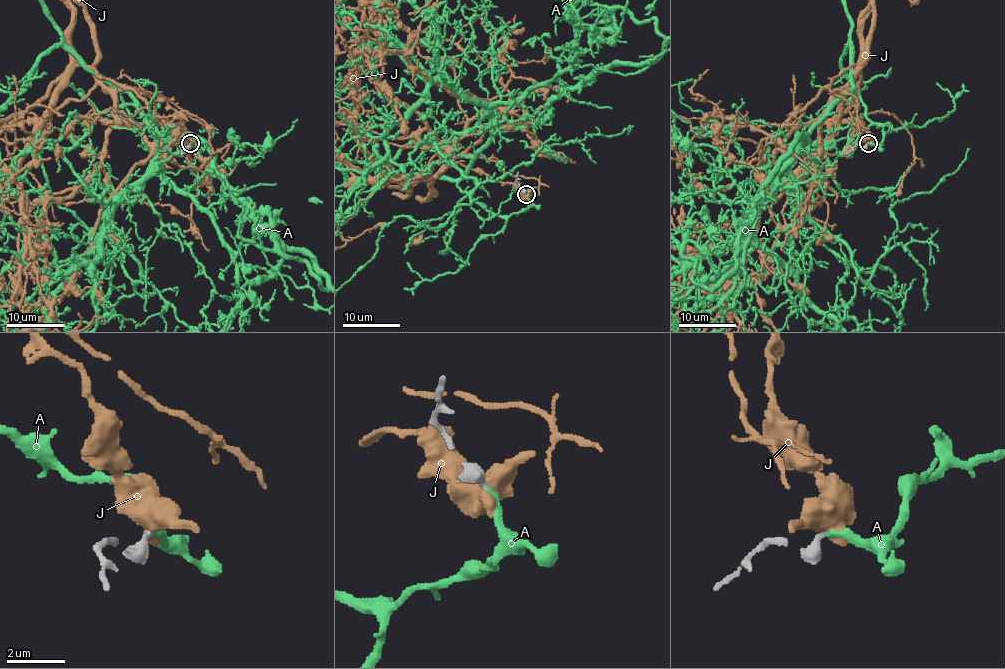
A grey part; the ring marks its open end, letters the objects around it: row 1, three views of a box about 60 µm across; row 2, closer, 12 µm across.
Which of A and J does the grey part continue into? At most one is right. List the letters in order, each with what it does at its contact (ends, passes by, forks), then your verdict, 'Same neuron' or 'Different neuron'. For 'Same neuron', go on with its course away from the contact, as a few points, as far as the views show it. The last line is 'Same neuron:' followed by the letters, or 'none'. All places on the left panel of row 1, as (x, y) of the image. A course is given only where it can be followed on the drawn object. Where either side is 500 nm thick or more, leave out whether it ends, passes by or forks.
A: It ends there. Same neuron
J: Different neuron
Same neuron: A

